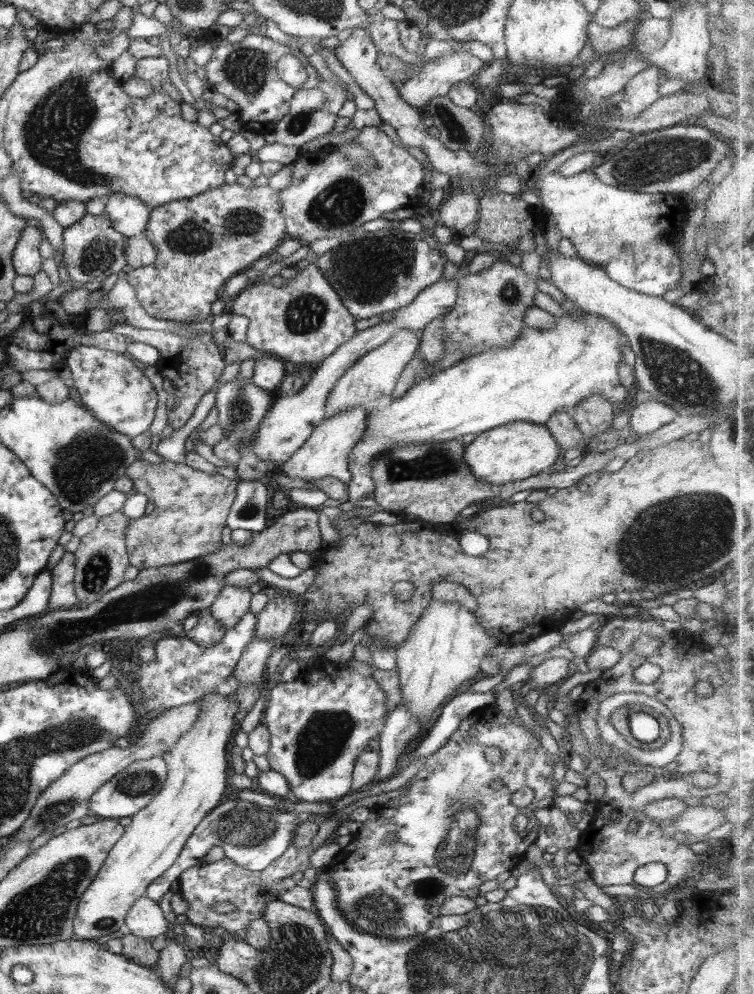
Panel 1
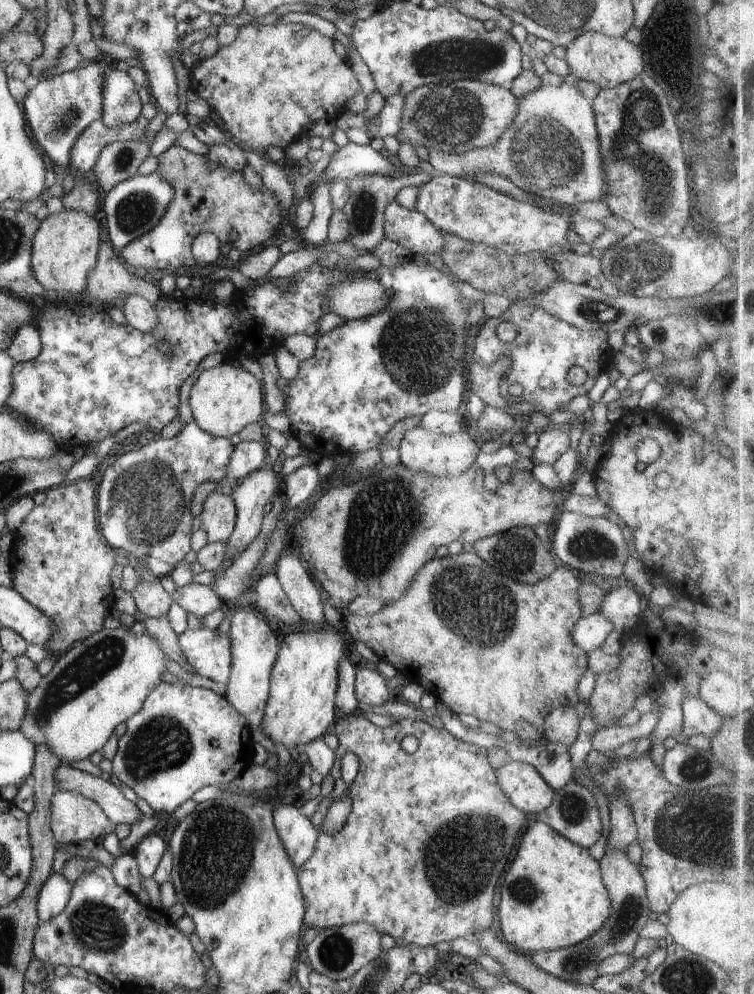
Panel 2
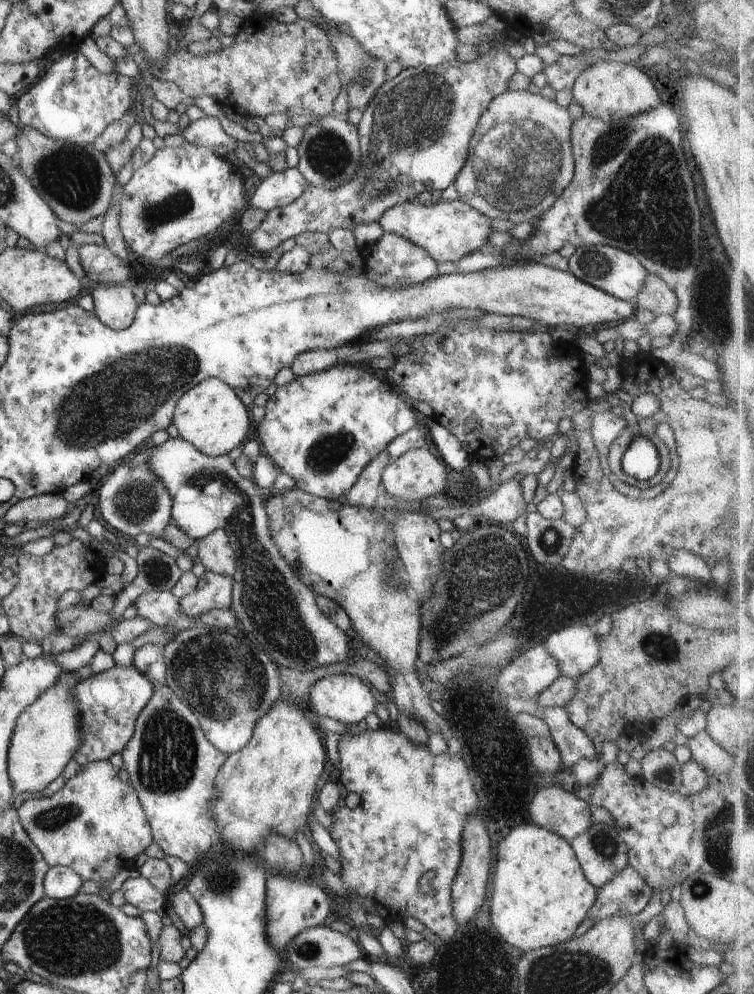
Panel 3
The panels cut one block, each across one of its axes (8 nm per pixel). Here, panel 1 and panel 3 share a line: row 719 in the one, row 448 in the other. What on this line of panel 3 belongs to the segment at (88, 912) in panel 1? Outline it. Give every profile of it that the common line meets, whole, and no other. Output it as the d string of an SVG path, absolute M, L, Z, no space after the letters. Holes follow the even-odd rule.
M214 377L193 386L176 403L172 424L178 430L178 437L210 458L227 455L230 450L237 448L246 440L252 420L248 407L237 394L230 385Z

